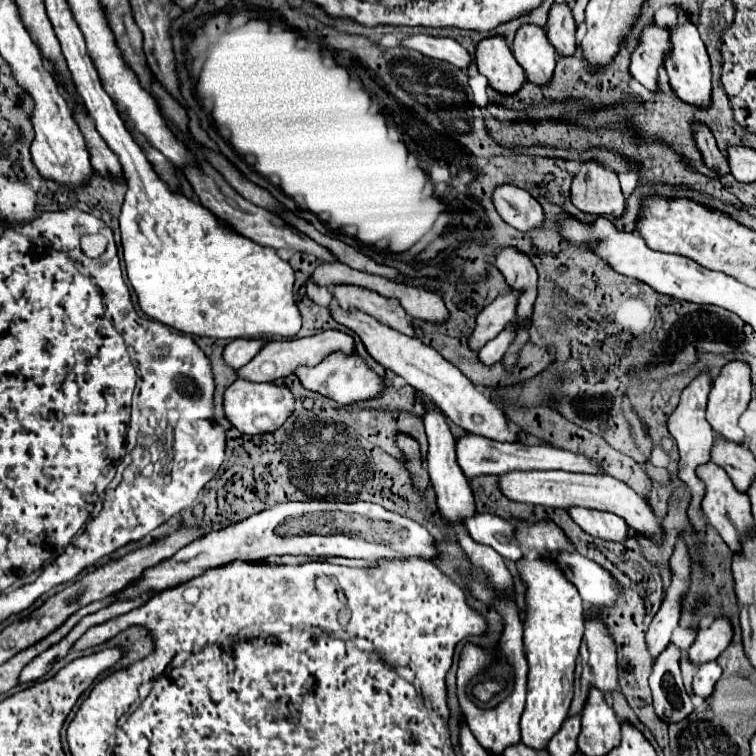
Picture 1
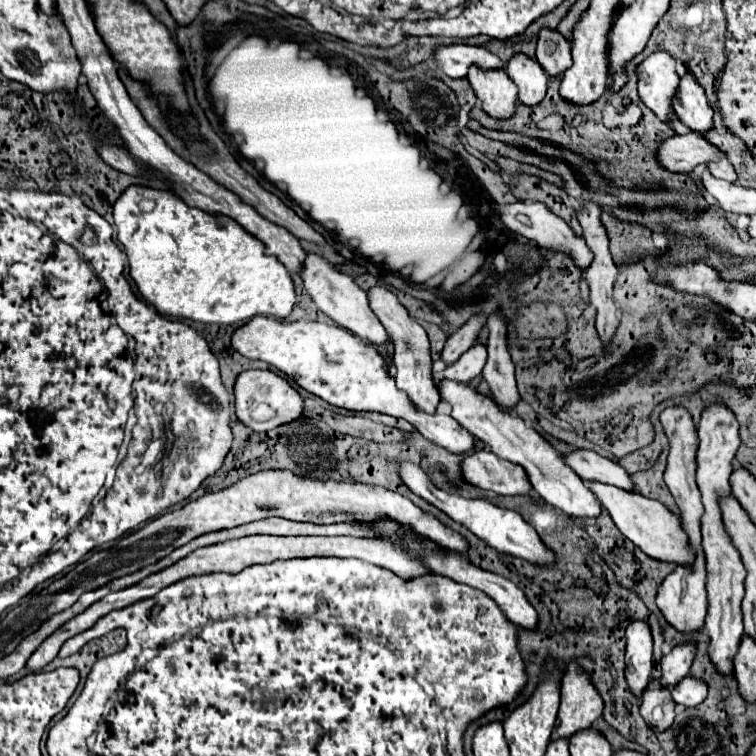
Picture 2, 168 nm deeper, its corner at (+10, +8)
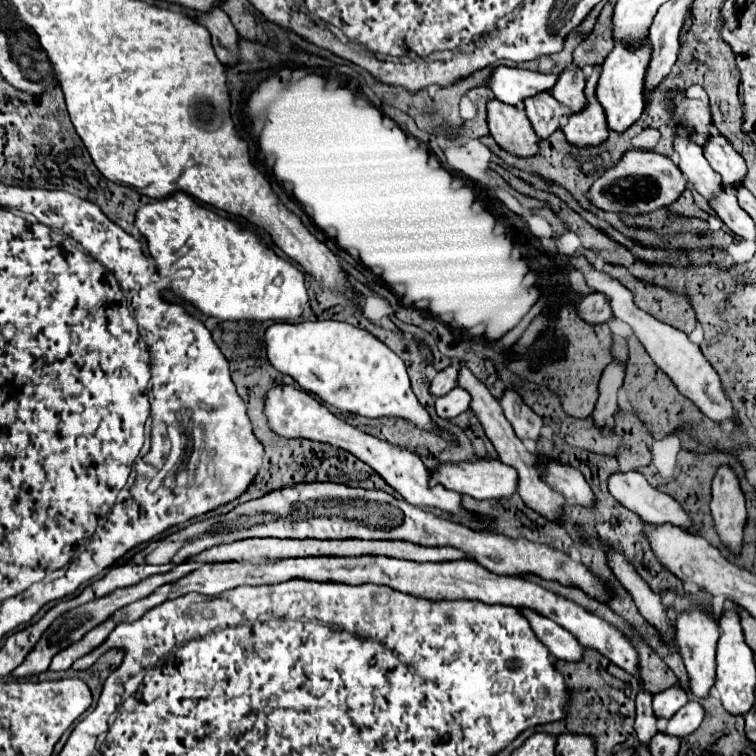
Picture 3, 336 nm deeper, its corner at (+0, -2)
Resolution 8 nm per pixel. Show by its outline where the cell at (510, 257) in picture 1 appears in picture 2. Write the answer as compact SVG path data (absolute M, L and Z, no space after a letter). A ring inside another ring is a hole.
M492 314L488 320L488 328L490 328L488 362L482 370L482 376L490 386L494 402L502 410L512 412L514 406L520 402L520 394L516 390L514 364L510 360L506 346L506 322L502 320L500 314Z

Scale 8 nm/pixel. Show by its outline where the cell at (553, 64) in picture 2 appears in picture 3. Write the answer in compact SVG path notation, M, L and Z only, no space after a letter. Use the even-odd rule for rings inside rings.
M570 66L564 68L558 74L558 82L556 88L552 88L552 96L570 106L572 112L580 112L586 104L586 96L584 96L584 74L578 66Z

